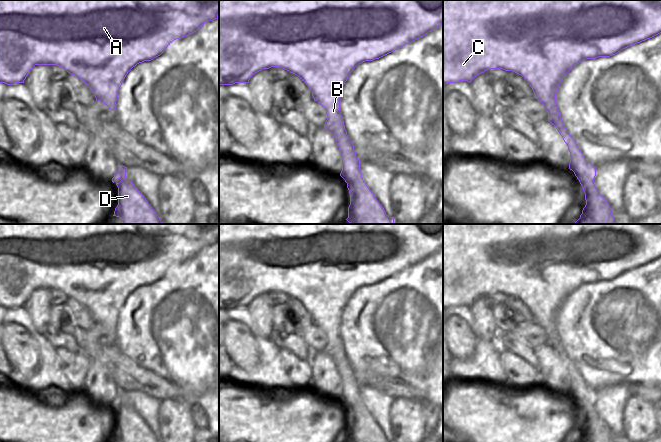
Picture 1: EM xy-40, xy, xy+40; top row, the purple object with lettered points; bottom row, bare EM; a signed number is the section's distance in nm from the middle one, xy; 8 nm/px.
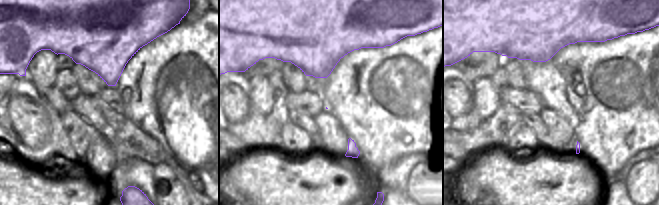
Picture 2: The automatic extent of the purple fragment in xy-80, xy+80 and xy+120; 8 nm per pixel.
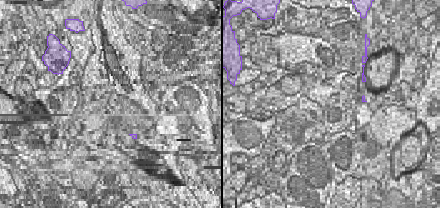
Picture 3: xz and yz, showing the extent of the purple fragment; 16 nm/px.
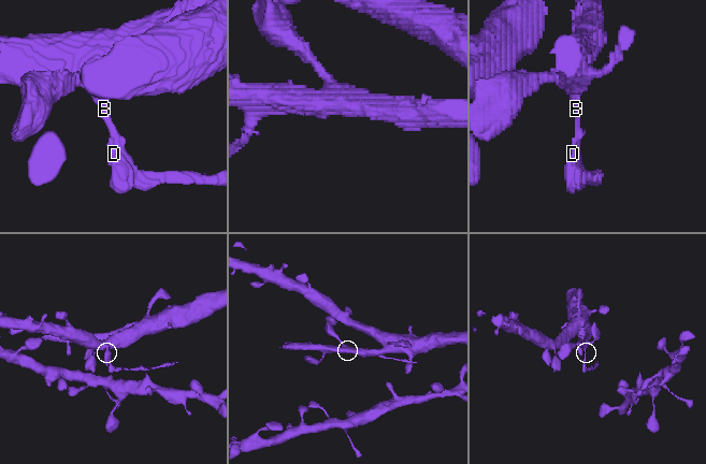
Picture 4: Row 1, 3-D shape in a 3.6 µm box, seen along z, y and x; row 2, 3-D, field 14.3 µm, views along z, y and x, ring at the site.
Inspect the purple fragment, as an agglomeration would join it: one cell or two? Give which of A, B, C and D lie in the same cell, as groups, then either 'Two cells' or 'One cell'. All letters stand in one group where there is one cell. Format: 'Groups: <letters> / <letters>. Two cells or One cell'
Groups: A B C / D. Two cells

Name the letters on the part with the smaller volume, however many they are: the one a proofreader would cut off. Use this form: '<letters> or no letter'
D

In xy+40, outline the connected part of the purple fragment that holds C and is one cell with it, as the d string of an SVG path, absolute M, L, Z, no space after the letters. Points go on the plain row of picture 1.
M443 224L443 309L459 305L471 306L489 293L503 293L521 299L530 309L534 321L546 332L548 345L558 354L567 368L574 363L567 355L558 329L556 317L566 298L586 283L610 281L621 274L650 263L661 257L661 224Z

